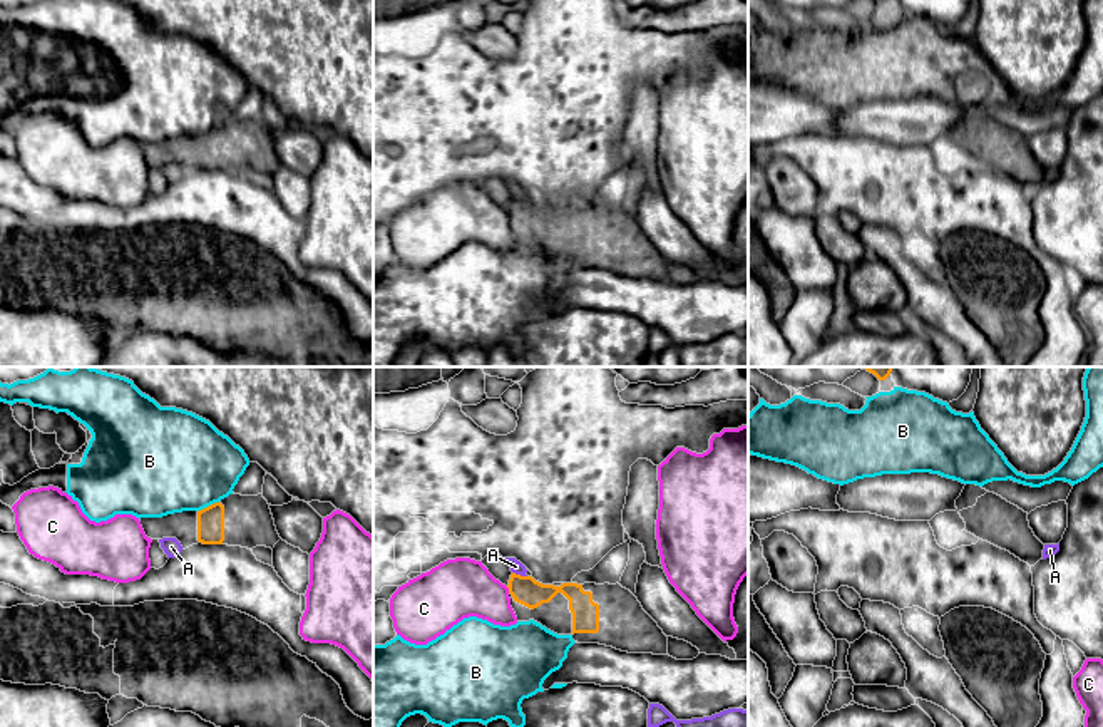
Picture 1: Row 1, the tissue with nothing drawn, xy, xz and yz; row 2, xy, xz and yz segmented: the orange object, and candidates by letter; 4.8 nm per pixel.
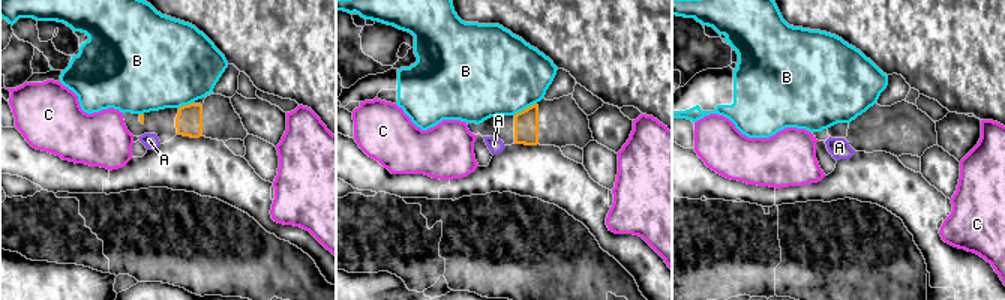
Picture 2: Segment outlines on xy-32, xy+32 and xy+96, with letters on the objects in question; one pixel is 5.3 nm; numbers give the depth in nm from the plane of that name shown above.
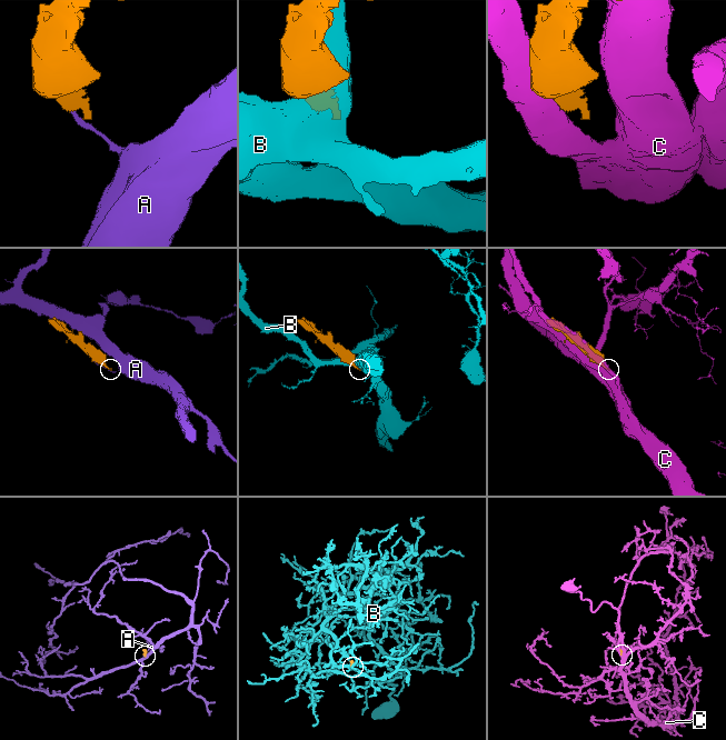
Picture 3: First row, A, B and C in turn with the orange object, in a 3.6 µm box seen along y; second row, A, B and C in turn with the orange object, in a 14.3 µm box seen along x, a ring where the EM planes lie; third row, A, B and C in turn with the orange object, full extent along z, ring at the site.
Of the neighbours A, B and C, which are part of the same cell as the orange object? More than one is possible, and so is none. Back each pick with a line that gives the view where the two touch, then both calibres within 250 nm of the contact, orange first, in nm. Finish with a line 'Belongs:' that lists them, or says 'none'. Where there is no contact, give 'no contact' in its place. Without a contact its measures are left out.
Belongs: none

